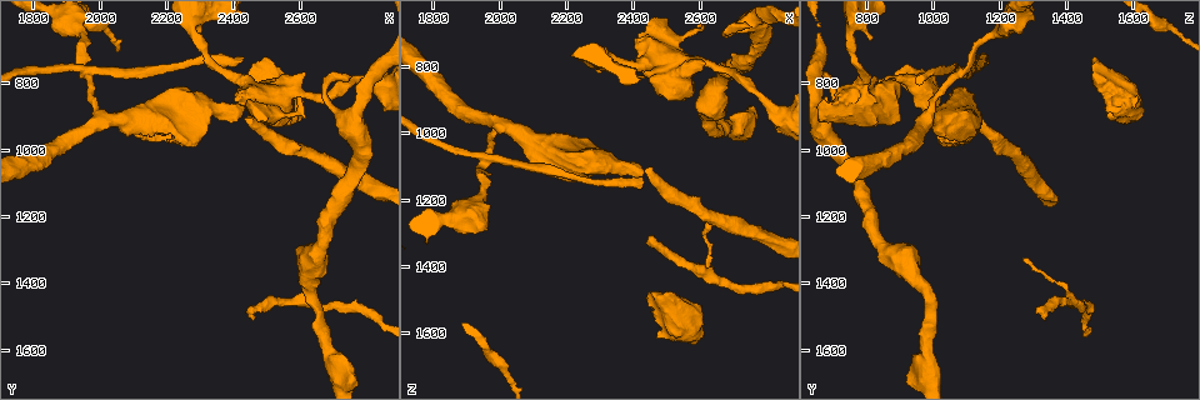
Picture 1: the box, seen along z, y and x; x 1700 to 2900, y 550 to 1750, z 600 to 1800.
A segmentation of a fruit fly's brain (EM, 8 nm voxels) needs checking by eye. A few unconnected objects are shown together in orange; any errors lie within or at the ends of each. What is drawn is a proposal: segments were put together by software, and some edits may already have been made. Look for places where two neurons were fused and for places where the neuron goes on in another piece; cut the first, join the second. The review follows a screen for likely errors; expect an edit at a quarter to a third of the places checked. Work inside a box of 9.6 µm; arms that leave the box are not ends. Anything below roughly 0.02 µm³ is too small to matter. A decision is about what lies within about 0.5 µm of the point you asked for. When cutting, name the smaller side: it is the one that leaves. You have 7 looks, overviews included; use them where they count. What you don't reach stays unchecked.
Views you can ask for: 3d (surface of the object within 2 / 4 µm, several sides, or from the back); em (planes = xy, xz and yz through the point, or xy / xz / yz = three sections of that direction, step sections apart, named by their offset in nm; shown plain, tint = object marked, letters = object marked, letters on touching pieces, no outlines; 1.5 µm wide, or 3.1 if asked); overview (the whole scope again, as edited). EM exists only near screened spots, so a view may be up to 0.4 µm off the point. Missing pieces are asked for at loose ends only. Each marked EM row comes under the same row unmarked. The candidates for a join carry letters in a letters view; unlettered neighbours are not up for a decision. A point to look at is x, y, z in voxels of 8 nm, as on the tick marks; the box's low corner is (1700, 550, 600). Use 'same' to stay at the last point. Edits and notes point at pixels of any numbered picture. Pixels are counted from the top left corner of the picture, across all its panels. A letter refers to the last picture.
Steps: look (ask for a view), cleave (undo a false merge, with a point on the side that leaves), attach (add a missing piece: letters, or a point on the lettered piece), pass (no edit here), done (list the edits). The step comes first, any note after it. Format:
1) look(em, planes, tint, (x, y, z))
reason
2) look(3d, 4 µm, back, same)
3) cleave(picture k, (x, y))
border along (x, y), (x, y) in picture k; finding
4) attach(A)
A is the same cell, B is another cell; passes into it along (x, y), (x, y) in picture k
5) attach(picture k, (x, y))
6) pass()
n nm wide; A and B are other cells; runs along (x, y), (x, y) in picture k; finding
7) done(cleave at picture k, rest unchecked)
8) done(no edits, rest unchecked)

look(em, planes, tint, (1970, 790, 1070))
four-way junction

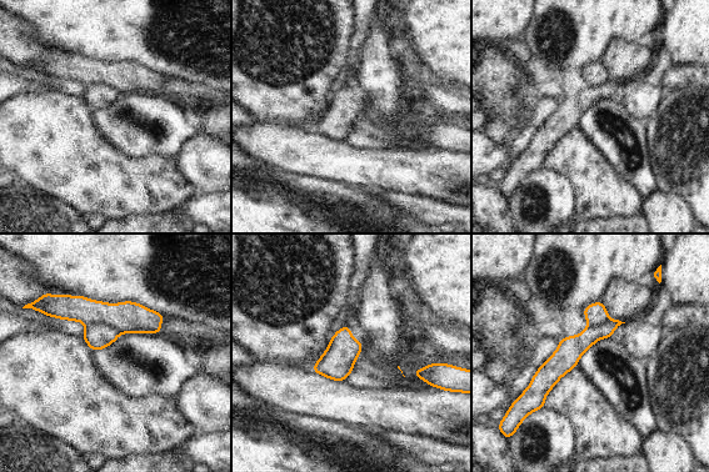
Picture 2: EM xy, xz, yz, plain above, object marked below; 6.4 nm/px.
look(em, planes, letters, same)
what lies round it

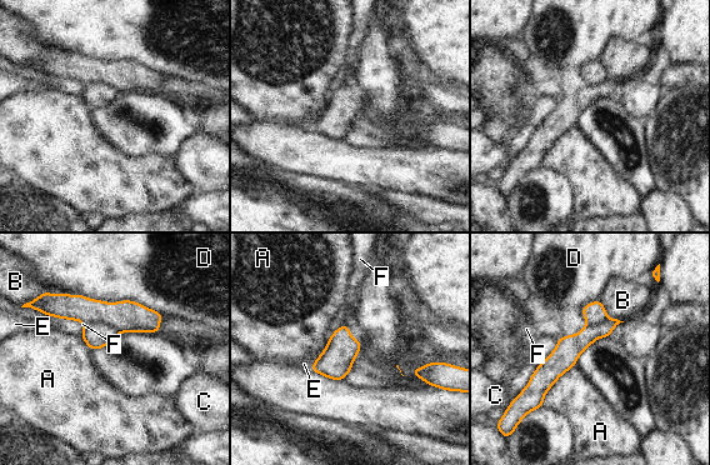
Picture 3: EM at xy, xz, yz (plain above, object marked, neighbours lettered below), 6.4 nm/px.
cleave(picture 3, (125, 316))
160 nm wide; A, B, C, D, E and F are other cells; the part that leaves runs along (49, 310), (133, 316), (156, 329) in picture 3; a second neuron is stuck on

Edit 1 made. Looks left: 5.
look(3d, 2 µm, back, (2020, 650, 1730))
thick turns thin

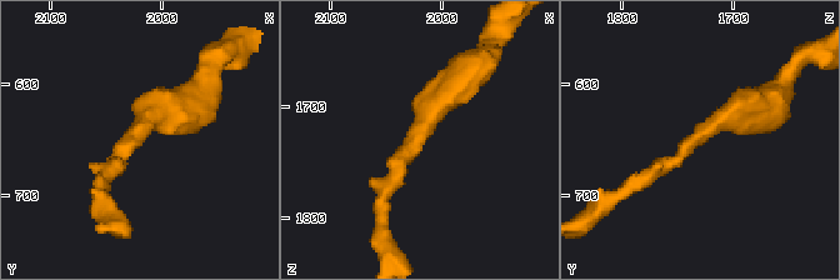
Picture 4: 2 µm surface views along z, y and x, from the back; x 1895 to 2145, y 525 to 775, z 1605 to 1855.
look(em, xz, step 4, tint, (2020, 646, 1732))

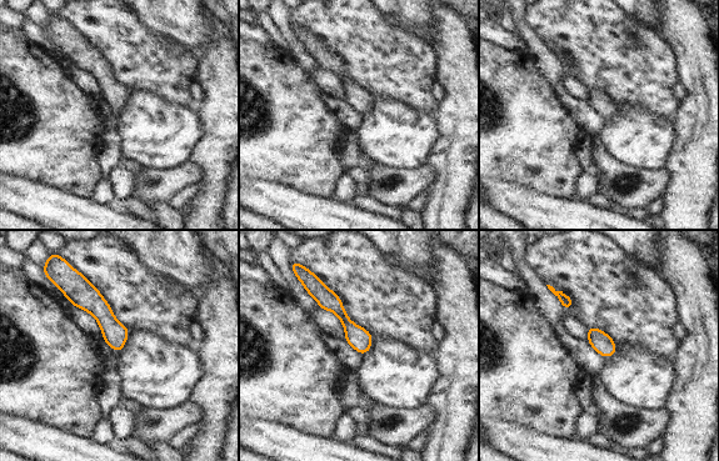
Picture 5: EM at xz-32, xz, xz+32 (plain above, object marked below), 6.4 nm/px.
look(em, yz, step 4, letters, same)

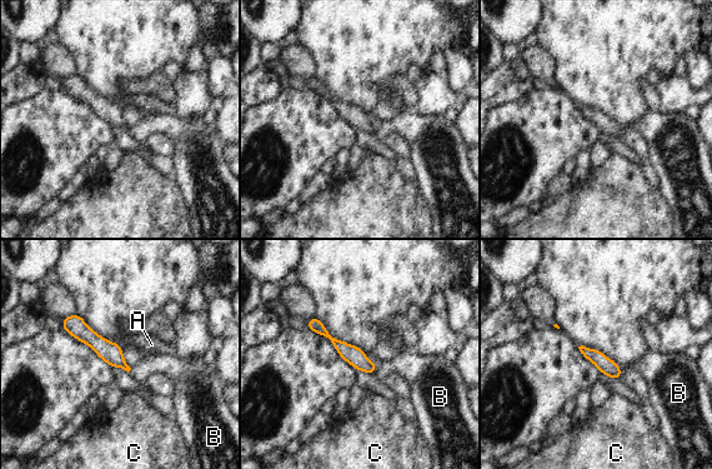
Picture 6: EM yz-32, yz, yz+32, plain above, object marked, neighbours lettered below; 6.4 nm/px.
pass()
B touches over 80 nm; A, B and C are other cells; runs along (310, 324), (315, 324), (371, 369) in picture 6; continuous, no second neuron

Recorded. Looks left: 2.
look(em, planes, letters, (2620, 770, 790))
free end

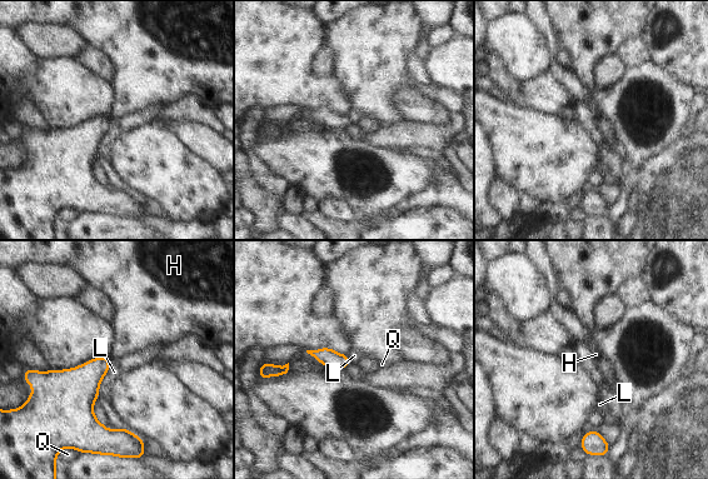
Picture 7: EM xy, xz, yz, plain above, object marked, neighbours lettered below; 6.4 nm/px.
pass()
L touches over 260 nm; H, L and Q are other cells; no lettered piece goes on from it

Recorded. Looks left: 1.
done(cleave at picture 3, rest unchecked)

